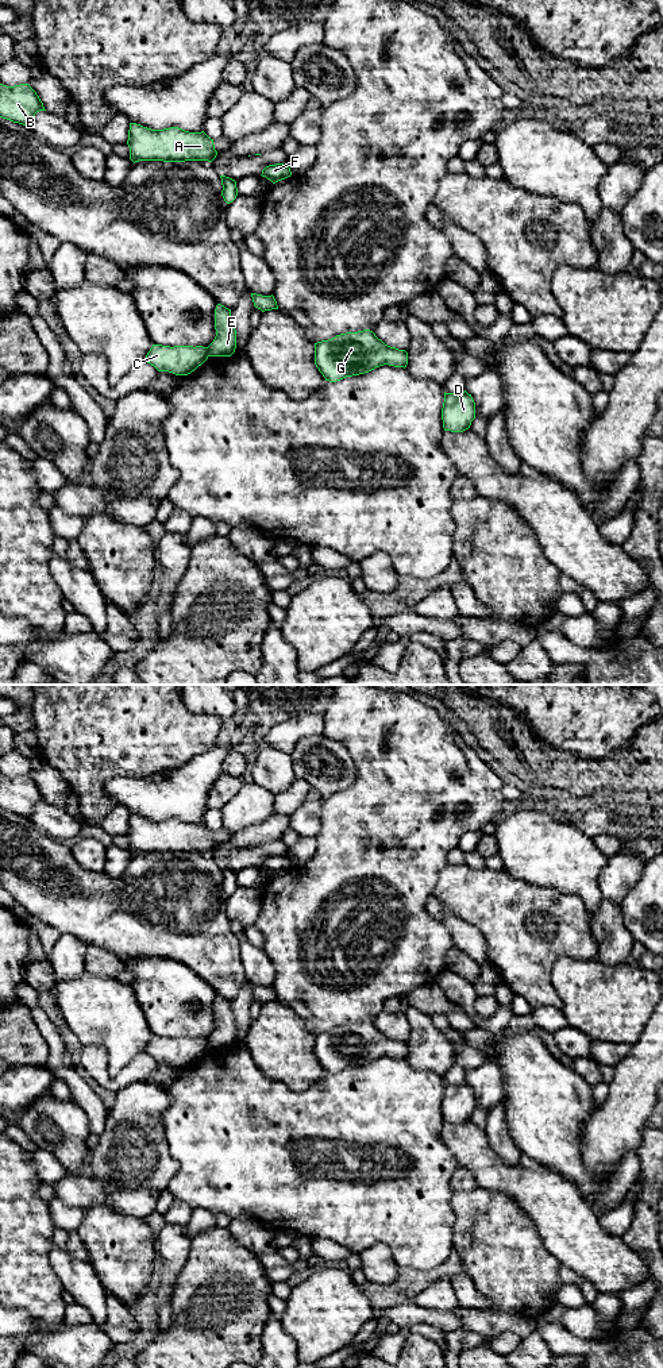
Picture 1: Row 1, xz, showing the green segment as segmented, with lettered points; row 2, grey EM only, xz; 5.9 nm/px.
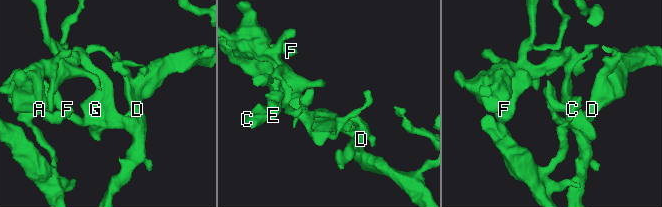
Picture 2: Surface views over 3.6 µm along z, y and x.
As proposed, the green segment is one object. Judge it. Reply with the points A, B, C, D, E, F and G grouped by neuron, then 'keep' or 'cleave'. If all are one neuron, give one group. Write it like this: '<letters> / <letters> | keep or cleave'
A D E F G / B C | cleave

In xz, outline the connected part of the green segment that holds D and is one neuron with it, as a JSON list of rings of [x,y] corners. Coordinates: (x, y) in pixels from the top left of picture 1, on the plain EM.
[[[466,1082],[460,1084],[446,1084],[442,1099],[444,1122],[463,1124],[470,1120],[475,1110],[475,1094]]]

